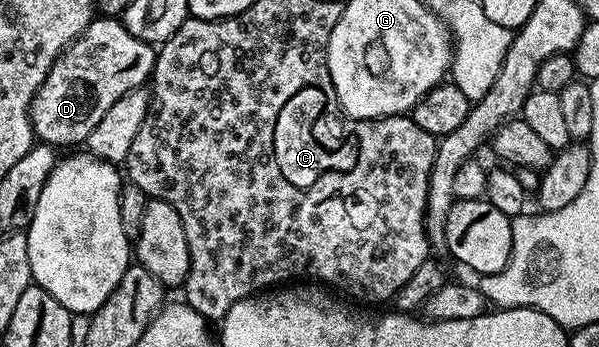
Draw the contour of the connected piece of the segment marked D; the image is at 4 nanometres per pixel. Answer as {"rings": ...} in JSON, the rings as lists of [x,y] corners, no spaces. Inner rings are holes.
{"rings":[[[114,16],[95,17],[84,28],[84,32],[67,50],[59,54],[52,64],[44,84],[36,92],[30,105],[30,123],[34,137],[39,143],[55,148],[85,143],[86,138],[104,120],[104,112],[128,92],[145,87],[154,73],[156,50],[151,43],[140,40],[128,32],[126,25]]]}

